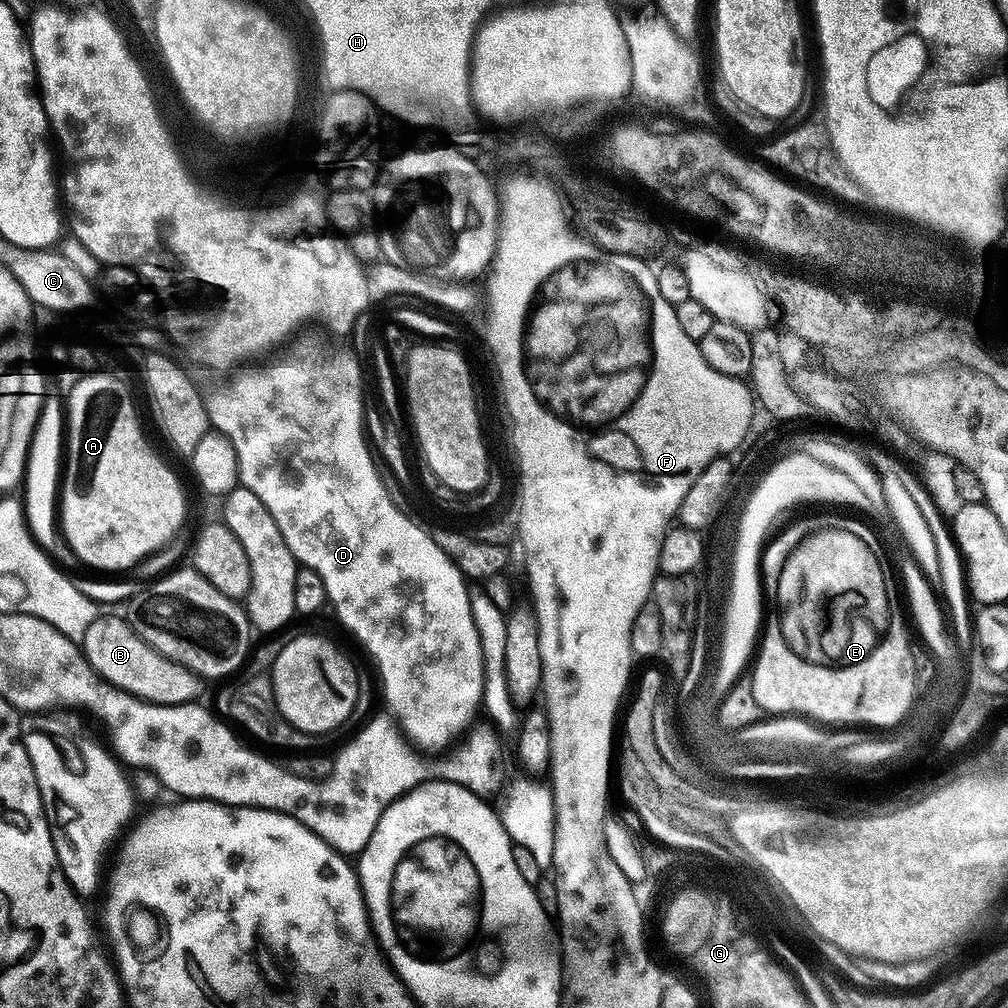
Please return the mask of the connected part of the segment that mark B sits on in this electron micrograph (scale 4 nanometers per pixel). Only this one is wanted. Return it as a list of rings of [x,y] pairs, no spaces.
[[[102,614],[90,624],[82,641],[82,651],[89,661],[91,667],[105,681],[111,683],[113,687],[124,690],[134,696],[137,696],[147,702],[162,705],[176,705],[191,703],[200,692],[201,677],[193,675],[188,668],[173,662],[170,659],[158,654],[132,627],[129,626],[125,617],[108,616]]]

